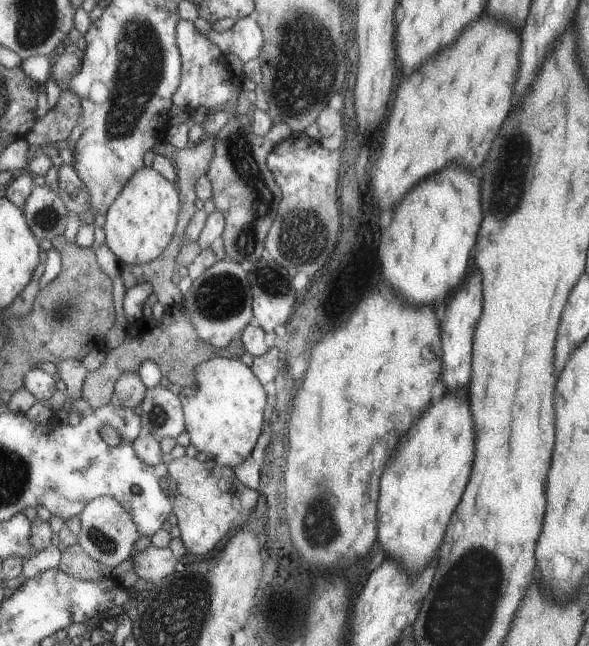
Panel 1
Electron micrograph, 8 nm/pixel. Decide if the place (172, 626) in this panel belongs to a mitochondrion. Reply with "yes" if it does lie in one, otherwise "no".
yes

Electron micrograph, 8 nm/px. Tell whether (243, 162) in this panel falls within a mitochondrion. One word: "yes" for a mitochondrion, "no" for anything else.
yes

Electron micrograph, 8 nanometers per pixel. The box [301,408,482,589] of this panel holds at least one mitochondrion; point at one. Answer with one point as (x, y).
(322, 526)

